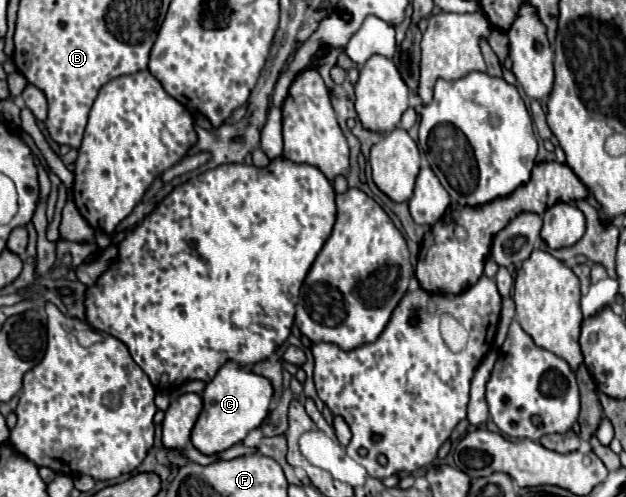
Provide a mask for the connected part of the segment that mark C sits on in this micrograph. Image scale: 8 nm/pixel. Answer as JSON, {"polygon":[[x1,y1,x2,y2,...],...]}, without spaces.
{"polygon":[[226,363,202,391,204,407,192,429,192,445,206,455,214,455,230,449,236,443,242,443,252,429,258,429,266,423,272,395,274,387,270,379,256,375,254,371,246,371,238,363]]}

